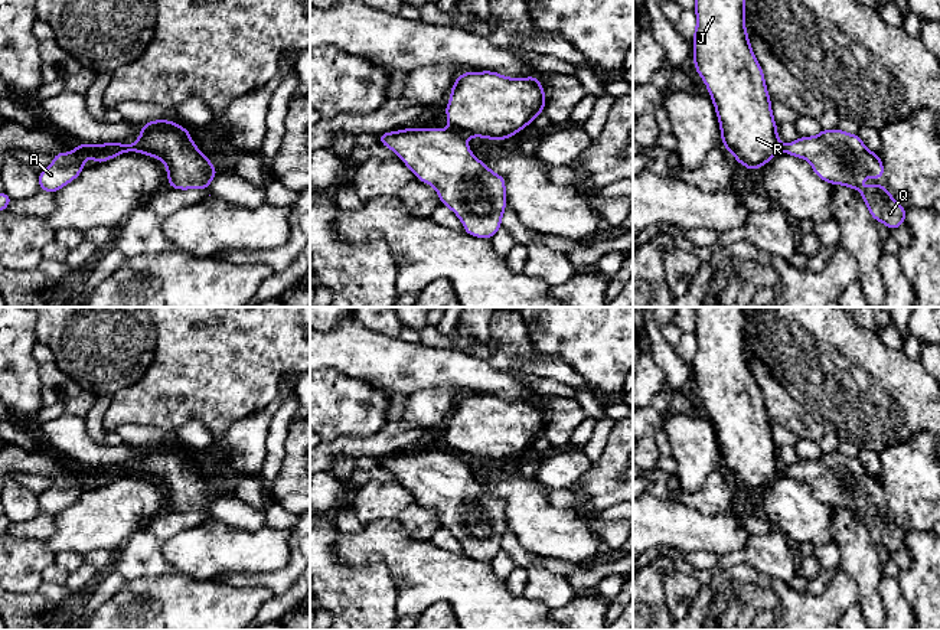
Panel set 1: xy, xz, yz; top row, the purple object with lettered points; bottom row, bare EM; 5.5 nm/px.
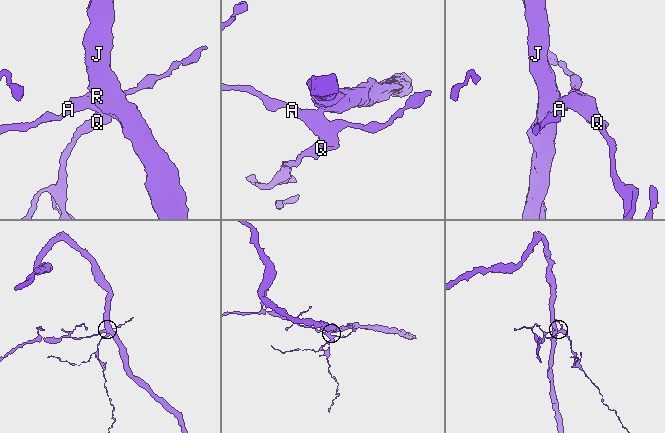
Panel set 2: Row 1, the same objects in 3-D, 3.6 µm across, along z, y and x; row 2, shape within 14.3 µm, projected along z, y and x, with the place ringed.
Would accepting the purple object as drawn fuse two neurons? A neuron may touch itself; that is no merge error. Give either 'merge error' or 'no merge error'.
merge error

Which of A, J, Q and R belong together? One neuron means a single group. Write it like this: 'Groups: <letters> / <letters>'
Groups: A Q / J R

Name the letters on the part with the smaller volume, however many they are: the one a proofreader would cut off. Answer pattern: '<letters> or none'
A, Q

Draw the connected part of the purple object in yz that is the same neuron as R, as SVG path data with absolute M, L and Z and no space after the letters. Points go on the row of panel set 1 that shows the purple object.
M695 0L693 65L715 105L722 146L751 172L780 151L777 124L763 69L754 56L744 19L745 0Z

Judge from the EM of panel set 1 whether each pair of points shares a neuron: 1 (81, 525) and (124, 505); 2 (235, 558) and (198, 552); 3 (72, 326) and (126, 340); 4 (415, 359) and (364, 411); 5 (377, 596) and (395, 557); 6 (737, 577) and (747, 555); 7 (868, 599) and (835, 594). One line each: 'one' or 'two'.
1: one
2: one
3: one
4: two
5: two
6: two
7: two

